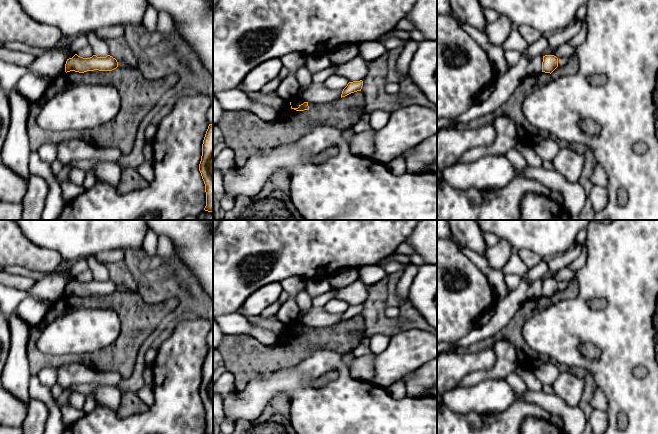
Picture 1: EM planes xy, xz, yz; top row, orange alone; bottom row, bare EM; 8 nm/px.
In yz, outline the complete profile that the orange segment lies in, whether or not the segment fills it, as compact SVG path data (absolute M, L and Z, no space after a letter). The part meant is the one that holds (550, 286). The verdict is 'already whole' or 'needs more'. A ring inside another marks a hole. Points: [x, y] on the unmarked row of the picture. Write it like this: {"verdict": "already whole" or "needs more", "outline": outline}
{"verdict": "already whole", "outline": "M554 279L543 280L542 296L552 297L558 291L558 282Z"}

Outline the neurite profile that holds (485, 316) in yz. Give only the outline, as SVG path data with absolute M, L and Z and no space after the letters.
M496 302L487 310L483 311L474 321L473 329L484 327L496 312Z

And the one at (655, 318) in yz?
M658 297L656 301L656 310L653 316L653 324L654 324L654 330L655 330L655 336L654 336L655 354L656 354L656 361L658 363Z

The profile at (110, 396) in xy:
M98 385L91 393L96 401L96 406L106 406L117 411L121 404L122 391L111 385Z

